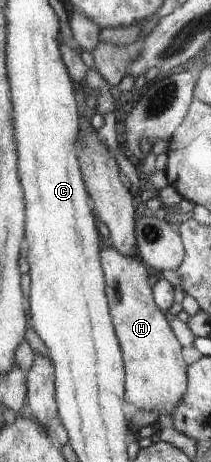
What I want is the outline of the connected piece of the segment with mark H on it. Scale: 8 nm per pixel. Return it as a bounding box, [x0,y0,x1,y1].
[100,245,188,415]

